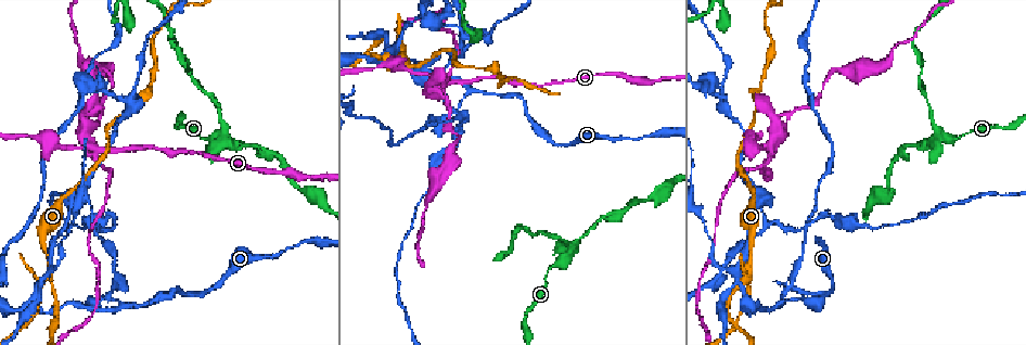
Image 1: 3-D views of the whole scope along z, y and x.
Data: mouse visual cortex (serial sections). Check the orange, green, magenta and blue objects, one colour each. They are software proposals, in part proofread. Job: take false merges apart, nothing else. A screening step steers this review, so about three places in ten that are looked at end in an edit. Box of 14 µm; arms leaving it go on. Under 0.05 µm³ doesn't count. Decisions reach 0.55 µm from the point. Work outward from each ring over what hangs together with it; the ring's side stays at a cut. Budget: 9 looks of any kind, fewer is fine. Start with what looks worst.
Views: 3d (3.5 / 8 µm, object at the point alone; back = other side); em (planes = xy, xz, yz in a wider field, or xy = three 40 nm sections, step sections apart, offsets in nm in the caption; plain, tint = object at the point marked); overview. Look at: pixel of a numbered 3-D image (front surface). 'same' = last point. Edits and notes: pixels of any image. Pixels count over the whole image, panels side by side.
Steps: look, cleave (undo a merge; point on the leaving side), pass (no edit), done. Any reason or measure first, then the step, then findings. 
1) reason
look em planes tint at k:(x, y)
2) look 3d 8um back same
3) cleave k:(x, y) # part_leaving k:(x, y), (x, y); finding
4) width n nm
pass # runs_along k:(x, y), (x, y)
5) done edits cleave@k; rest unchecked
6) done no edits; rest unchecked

look 3d 3.5um at 1:(87, 145)

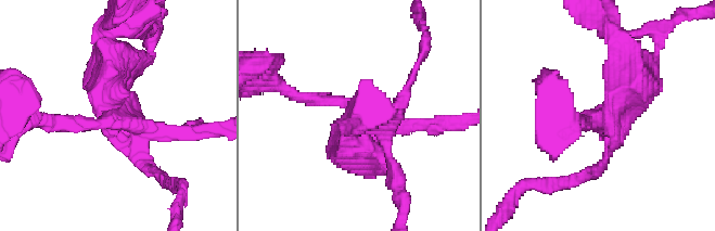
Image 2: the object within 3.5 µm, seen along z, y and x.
arms 4; arm_widths 150, 200, 200, 450 nm
look em xy step 2 tint at 2:(121, 122)

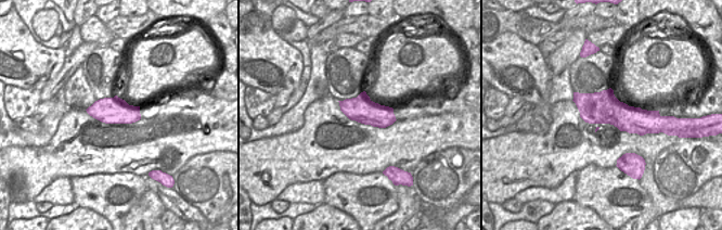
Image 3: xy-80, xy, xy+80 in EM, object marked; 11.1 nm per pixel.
width 280 nm
cleave 2:(620, 84) # part_leaving 2:(605, 117), (659, 48); two cells meet here

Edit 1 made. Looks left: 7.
looks like a crossing
look 3d 3.5um at 1:(568, 254)

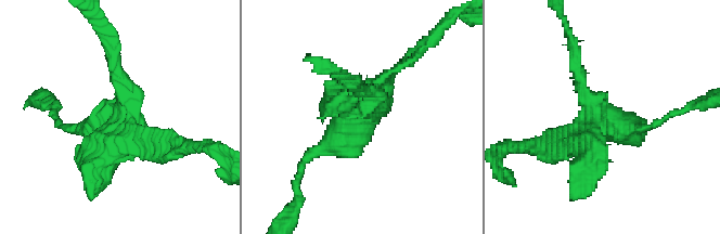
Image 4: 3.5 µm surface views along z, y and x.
arms 4; arm_widths 200, 200, 200, 350 nm
look em xy step 1 tint at 4:(363, 111)

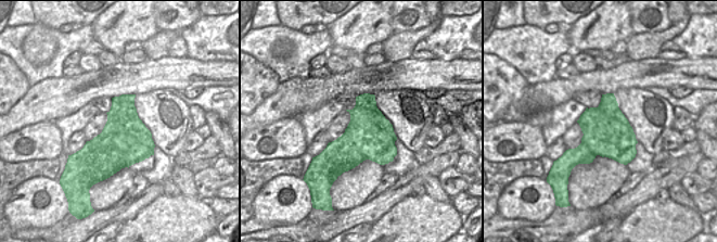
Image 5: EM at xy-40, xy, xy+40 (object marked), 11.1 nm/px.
cleave 4:(138, 148) # part_leaving 4:(128, 130), (151, 157), (191, 147); a second cell is stuck on

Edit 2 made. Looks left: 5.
arms part here
look 3d 3.5um at 1:(473, 89)

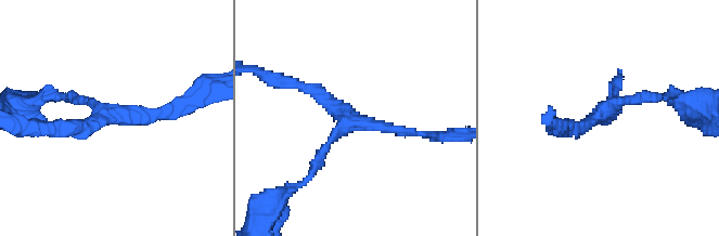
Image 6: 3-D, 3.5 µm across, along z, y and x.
arms 3; arm_widths 150, 150, 200 nm
look em planes tint at 6:(601, 113)

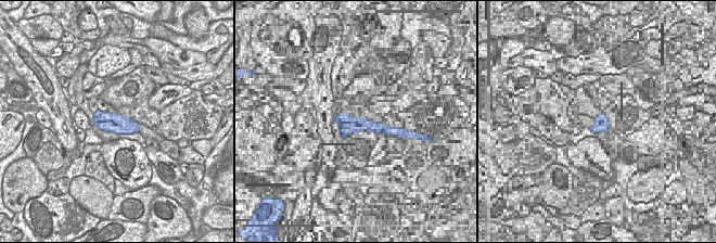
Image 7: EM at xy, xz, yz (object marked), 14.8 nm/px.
cut it another way
look em xy step 3 tint same

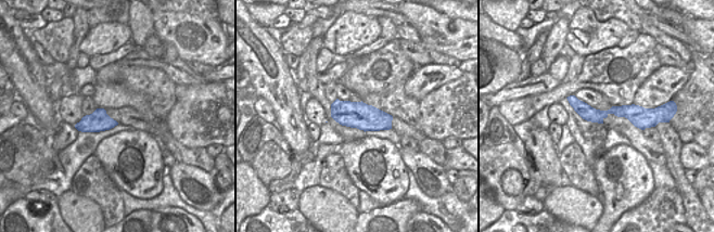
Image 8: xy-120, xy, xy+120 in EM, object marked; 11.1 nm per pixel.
pass # runs_along 8:(571, 99), (589, 114), (627, 111), (646, 120); continuous, no second cell

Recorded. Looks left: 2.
done edits cleave@2, cleave@4; rest unchecked

